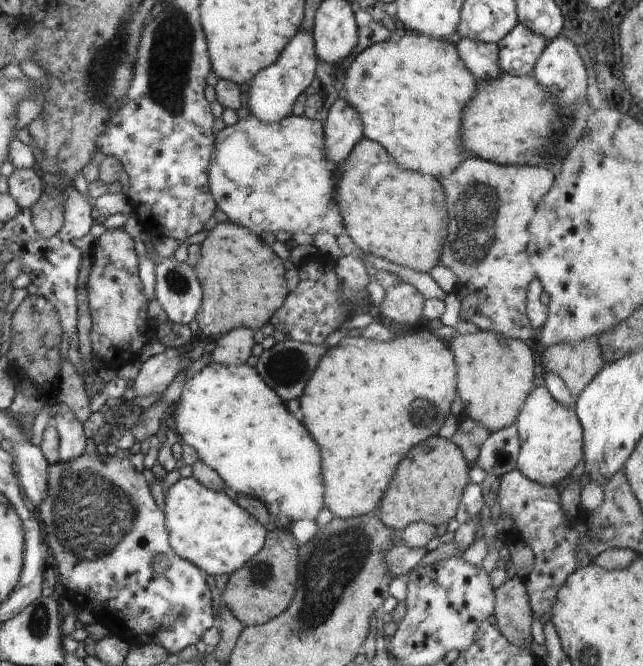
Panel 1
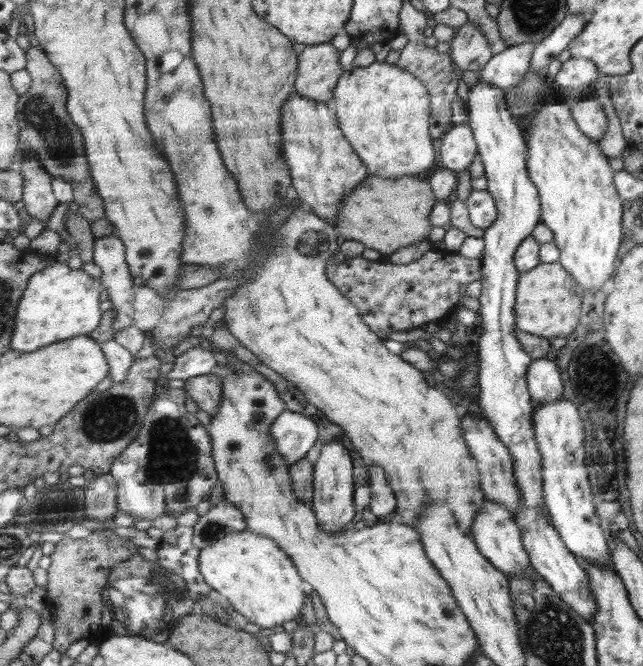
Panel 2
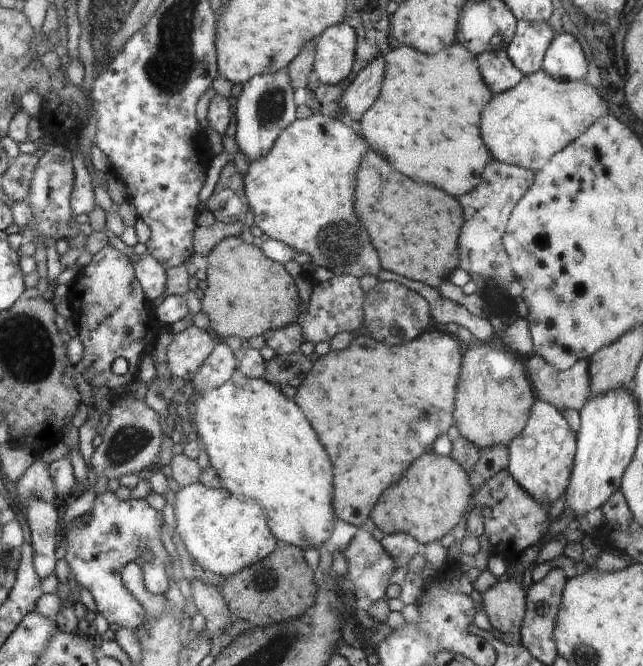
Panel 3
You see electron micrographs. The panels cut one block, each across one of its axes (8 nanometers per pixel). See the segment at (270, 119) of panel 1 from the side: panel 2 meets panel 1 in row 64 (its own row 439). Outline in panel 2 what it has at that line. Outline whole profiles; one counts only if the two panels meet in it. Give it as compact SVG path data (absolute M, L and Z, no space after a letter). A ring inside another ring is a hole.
M288 409L279 414L270 431L275 451L290 467L307 455L318 438L313 420Z

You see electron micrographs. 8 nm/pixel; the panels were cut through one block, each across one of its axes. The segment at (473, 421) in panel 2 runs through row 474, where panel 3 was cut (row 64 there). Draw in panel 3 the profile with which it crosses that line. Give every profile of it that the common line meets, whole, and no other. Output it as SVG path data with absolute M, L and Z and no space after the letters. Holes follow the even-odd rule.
M506 49L484 52L478 56L479 69L492 92L514 88L526 75L510 60Z

